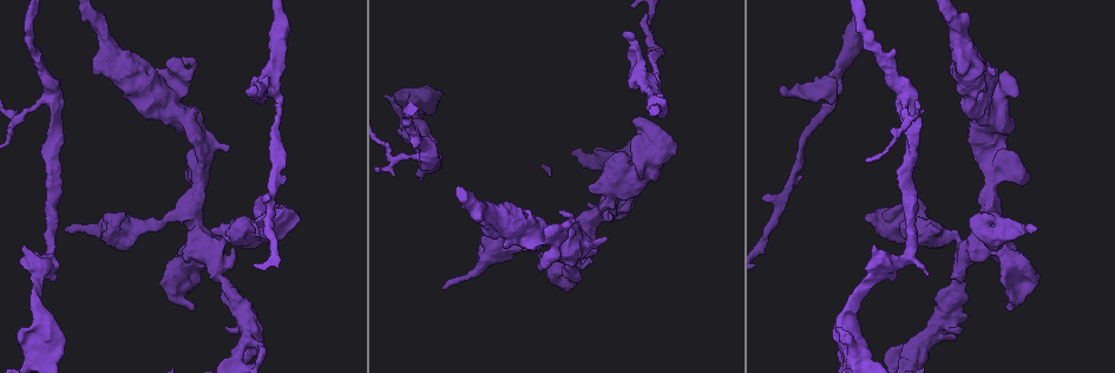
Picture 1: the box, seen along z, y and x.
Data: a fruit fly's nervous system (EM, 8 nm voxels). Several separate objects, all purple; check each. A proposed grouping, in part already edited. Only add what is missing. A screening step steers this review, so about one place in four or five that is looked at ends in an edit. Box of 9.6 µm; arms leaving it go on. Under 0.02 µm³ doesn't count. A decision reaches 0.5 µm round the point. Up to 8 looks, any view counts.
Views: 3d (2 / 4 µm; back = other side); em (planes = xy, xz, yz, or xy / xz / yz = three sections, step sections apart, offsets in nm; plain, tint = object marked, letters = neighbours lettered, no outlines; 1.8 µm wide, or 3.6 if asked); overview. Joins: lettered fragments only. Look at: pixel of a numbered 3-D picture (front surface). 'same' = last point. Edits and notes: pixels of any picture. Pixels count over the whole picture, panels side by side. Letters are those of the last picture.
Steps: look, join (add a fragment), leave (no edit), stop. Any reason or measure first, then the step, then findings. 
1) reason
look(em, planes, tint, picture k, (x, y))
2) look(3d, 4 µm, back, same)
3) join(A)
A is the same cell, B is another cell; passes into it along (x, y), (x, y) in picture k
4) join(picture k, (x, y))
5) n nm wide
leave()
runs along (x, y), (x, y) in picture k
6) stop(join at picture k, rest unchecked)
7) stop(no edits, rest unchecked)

look(em, planes, letters, picture 1, (1037, 229))

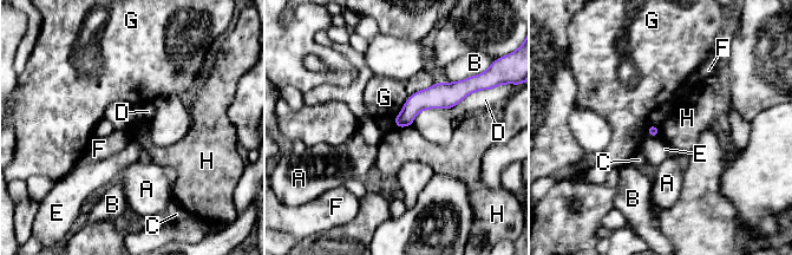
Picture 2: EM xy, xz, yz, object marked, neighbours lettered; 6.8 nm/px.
leave()
A, B, C, D, E, F, G and H are other cells; runs along (457, 92), (420, 100), (398, 123) in picture 2; none of them fits

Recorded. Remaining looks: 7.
branch stops here
look(em, 3.6 µm, yz, step 8, letters, picture 1, (579, 278))

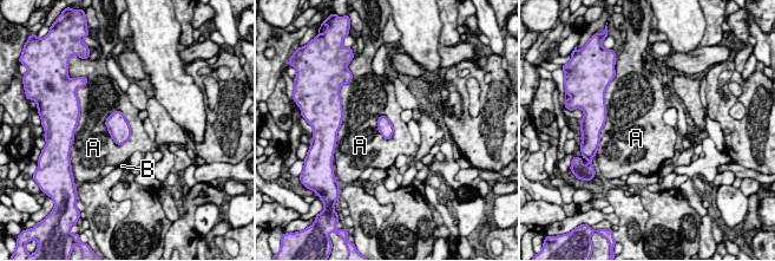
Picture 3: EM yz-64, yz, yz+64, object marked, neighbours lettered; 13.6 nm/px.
leave()
A and B are other cells; border along (113, 110), (105, 126), (120, 145) in picture 3; none of them fits

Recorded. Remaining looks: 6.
sharp bend
look(3d, 4 µm, picture 1, (166, 105))

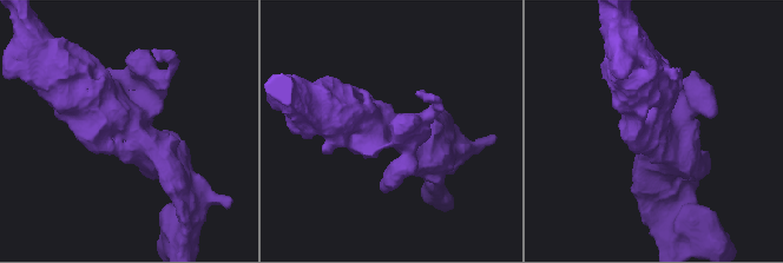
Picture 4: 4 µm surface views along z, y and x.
need the tissue
look(em, 3.6 µm, planes, letters, picture 4, (123, 127))

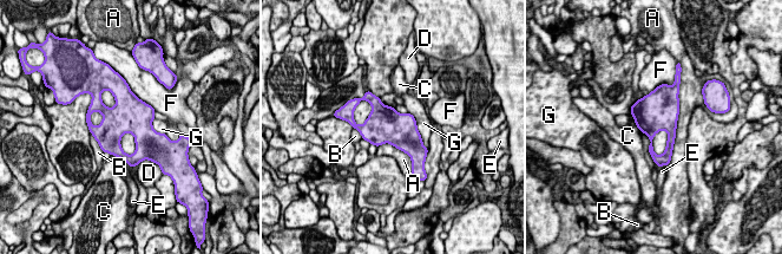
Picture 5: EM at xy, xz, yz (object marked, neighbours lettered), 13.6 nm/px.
leave()
A, B, C, D, E, F and G are other cells; border along (679, 92), (676, 136), (668, 165) in picture 5; none of them fits

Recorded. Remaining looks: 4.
stop(no edits, rest unchecked)

